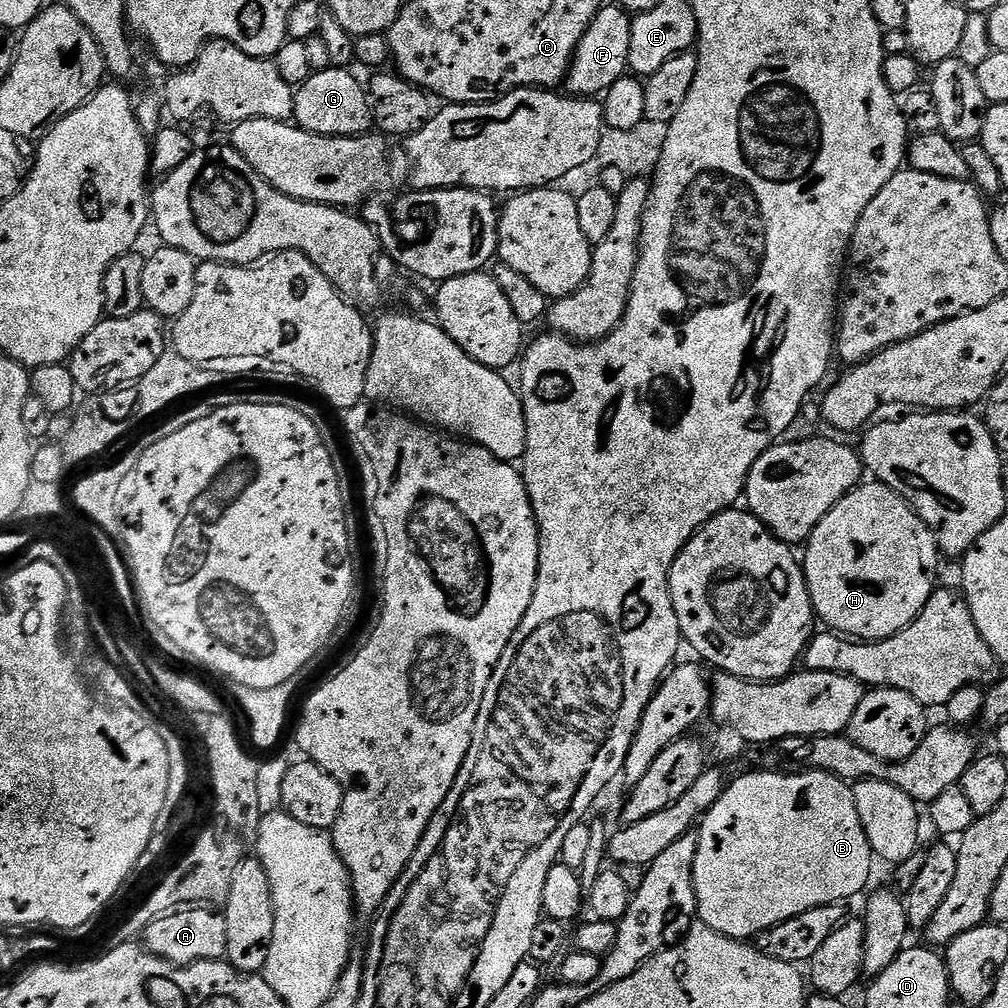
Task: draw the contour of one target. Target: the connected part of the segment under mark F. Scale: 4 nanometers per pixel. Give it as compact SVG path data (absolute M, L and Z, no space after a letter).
M614 2L605 3L600 9L600 13L586 30L582 42L578 42L576 53L572 55L572 64L566 77L566 88L571 95L577 98L599 97L629 71L632 21L633 17Z

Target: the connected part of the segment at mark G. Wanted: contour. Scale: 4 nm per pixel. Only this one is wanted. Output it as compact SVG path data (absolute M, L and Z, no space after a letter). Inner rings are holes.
M330 67L321 72L313 72L309 80L295 89L295 123L307 132L319 136L363 136L374 128L372 102L367 87L360 85L356 76L351 76L348 68Z

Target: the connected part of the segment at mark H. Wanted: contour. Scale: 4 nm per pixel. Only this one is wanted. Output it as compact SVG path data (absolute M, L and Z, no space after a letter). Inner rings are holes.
M879 482L861 483L852 492L847 492L837 504L818 522L818 526L813 528L811 536L806 541L806 547L802 552L802 567L804 570L804 581L808 584L808 593L812 599L812 611L817 617L825 620L827 627L837 634L843 634L848 638L858 640L885 640L894 634L901 632L910 622L918 618L918 614L926 606L926 602L932 597L934 589L938 584L938 569L942 563L942 553L936 547L936 539L931 530L924 525L922 518L918 515L901 496L886 485Z

